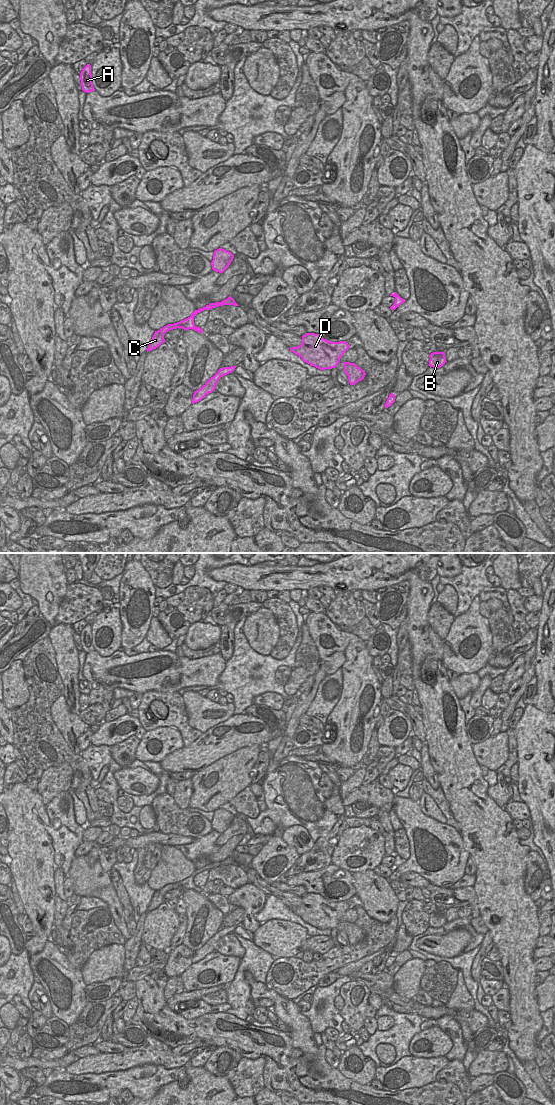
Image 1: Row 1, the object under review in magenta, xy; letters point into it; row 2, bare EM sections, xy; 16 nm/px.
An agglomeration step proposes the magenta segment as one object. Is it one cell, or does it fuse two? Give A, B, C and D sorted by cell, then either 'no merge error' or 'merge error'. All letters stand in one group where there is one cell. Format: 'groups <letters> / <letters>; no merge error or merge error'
groups A B C D; no merge error

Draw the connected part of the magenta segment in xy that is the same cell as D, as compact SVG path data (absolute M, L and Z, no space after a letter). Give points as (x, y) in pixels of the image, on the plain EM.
M306 893L302 896L302 903L297 907L289 908L293 913L311 926L320 930L337 927L340 918L350 908L345 901L332 902L315 893Z

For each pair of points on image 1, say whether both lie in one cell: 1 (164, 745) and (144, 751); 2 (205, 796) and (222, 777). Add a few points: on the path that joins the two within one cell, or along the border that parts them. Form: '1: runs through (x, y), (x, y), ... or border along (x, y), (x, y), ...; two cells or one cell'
1: runs through (162, 751), (156, 755), (150, 754); one cell
2: runs through (210, 791), (219, 782); one cell

